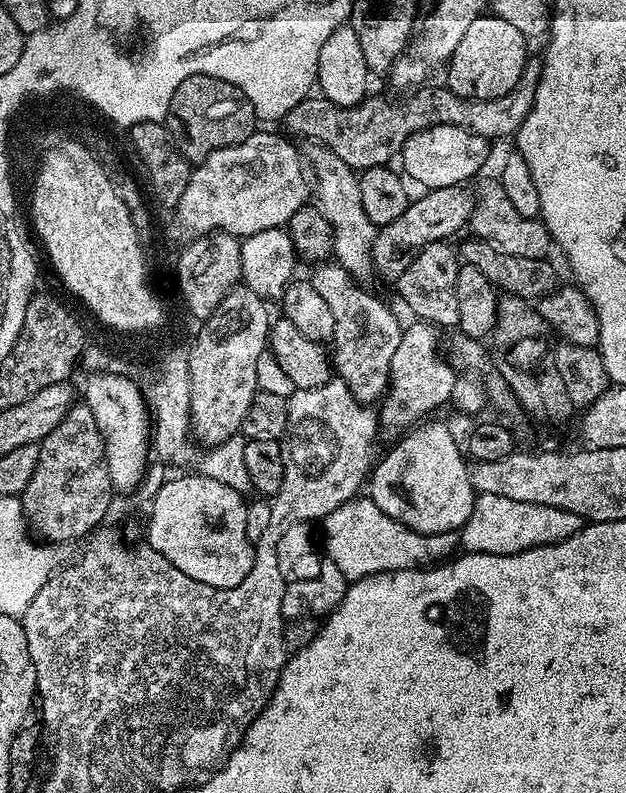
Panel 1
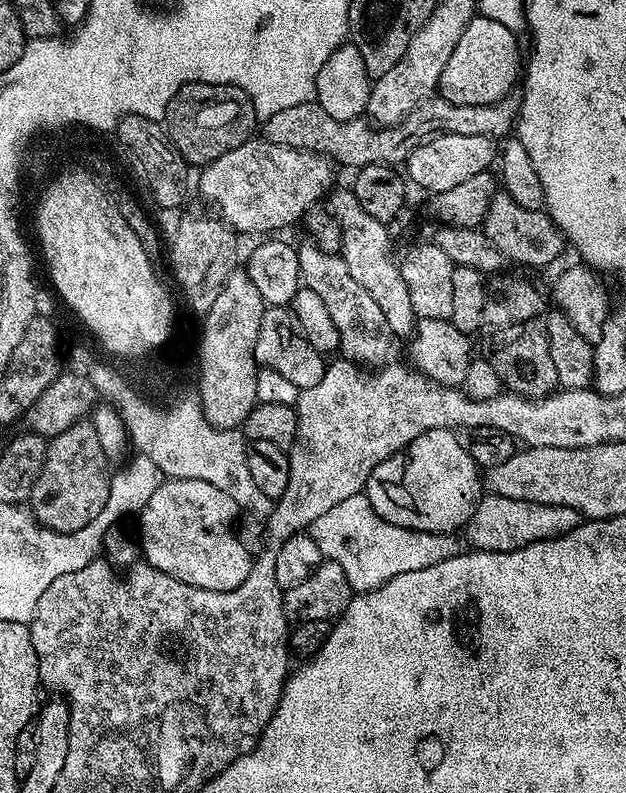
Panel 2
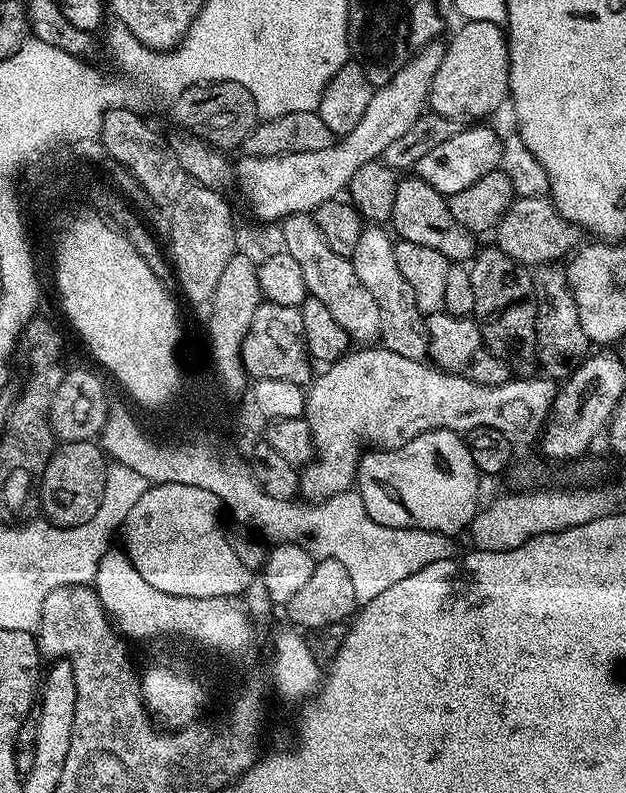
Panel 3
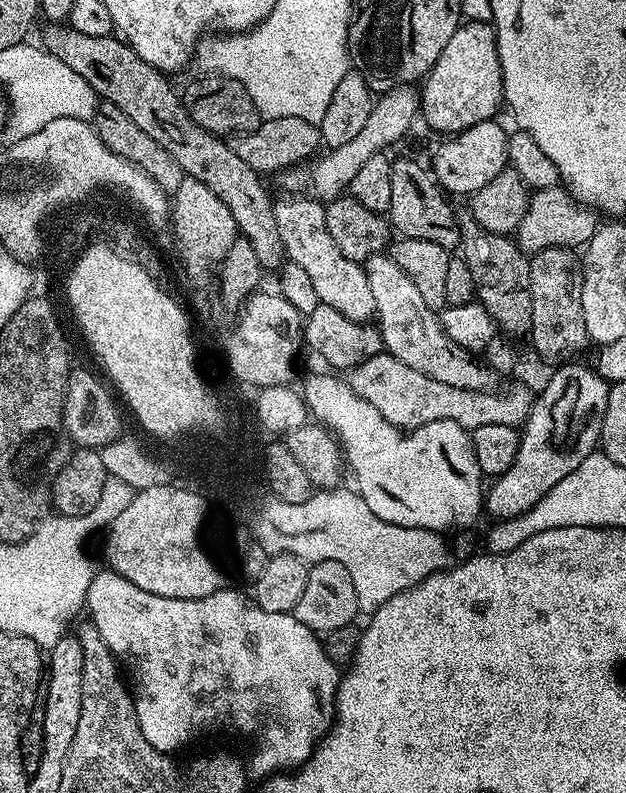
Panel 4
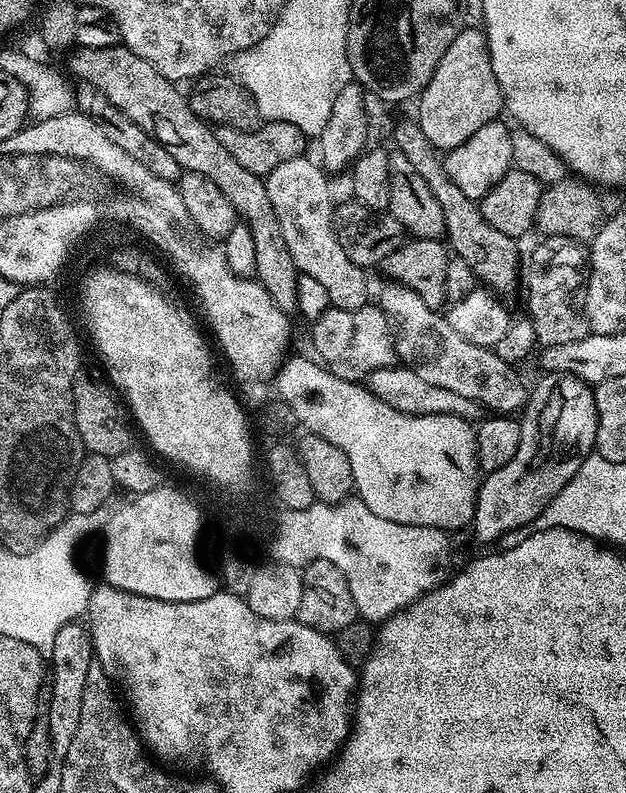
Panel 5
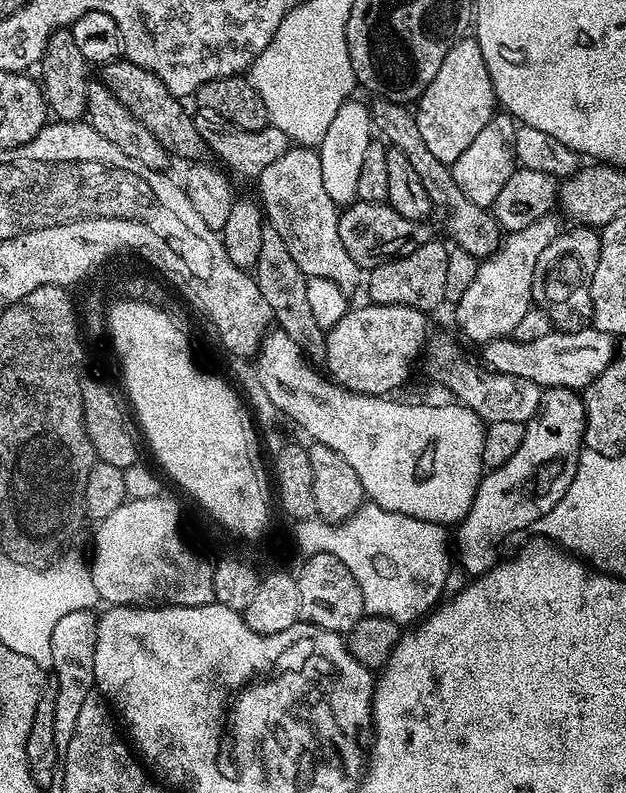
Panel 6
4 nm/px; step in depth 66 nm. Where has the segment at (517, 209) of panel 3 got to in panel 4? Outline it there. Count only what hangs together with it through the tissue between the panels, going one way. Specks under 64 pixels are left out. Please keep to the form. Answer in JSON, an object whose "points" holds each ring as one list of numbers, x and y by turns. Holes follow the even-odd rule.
{"points":[[567,187,537,188,531,193,528,209,522,222,516,227,514,239,526,254,541,252,547,248,580,250,588,245,590,238,594,238,597,227,596,209,575,200]]}

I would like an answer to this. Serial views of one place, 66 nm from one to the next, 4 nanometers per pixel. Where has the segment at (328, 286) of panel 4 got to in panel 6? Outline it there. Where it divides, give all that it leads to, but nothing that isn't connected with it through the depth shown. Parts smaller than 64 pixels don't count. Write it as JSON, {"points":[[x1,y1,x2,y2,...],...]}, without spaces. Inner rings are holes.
{"points":[[289,146,282,158,270,162,270,166,262,170,258,184,267,223,278,230,282,242,286,242,286,250,290,250,290,258,298,262,305,276,329,280,345,290,351,290,359,280,361,283,362,269,350,254,346,254,346,246,342,246,342,237,338,234,340,212,330,194,326,194,317,149]]}

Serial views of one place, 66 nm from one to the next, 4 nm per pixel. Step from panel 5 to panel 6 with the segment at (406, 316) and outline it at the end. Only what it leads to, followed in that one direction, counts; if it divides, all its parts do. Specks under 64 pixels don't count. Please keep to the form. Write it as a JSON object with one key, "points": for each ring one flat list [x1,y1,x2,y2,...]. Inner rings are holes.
{"points":[[440,336,431,341,425,347,422,353,422,368,424,364,424,372,436,384,441,384,448,392,453,392,455,399,459,403,464,404,467,408,472,408,474,414,478,414,485,425,494,422,518,422,525,425,531,420,533,414,538,410,540,405,540,397,542,390,534,382,526,382,526,378,514,378,514,374,502,374,496,372,492,368,484,367,483,363,471,360,470,357,464,356,464,352,452,340]]}

